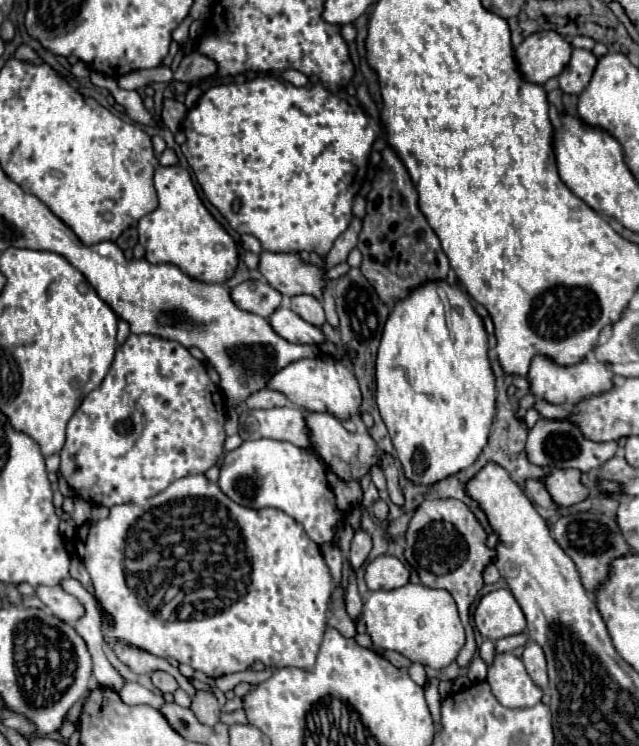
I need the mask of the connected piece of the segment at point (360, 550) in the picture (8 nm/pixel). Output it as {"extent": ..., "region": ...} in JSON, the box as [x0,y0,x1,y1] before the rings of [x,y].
{"extent":[349,528,371,570],"region":[[[359,528],[359,530],[355,532],[355,536],[353,536],[353,542],[351,542],[351,552],[349,552],[353,570],[357,570],[357,568],[359,568],[359,566],[367,560],[369,552],[371,552],[371,536],[369,536],[363,528]]]}

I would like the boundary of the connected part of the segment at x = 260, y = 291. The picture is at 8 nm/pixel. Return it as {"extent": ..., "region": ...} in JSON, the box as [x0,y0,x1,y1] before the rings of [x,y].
{"extent":[229,280,281,318],"region":[[[247,280],[235,288],[229,288],[229,294],[241,310],[253,312],[263,318],[267,318],[281,304],[281,294],[267,282]]]}

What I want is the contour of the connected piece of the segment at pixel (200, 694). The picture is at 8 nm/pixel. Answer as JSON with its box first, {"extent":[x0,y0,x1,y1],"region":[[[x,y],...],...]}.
{"extent":[191,690,221,726],"region":[[[197,690],[195,692],[193,702],[191,702],[191,710],[197,716],[197,720],[207,724],[207,726],[217,724],[219,716],[221,716],[221,706],[219,706],[215,694],[209,690]]]}

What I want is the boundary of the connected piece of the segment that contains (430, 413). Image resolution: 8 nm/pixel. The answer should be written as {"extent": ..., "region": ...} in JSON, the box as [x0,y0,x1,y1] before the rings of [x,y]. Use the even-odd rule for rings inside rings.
{"extent":[375,280,495,486],"region":[[[429,280],[395,302],[383,328],[375,372],[377,406],[407,478],[415,484],[429,486],[441,478],[457,474],[477,460],[487,444],[495,416],[495,376],[487,356],[487,332],[483,320],[459,284]]]}

